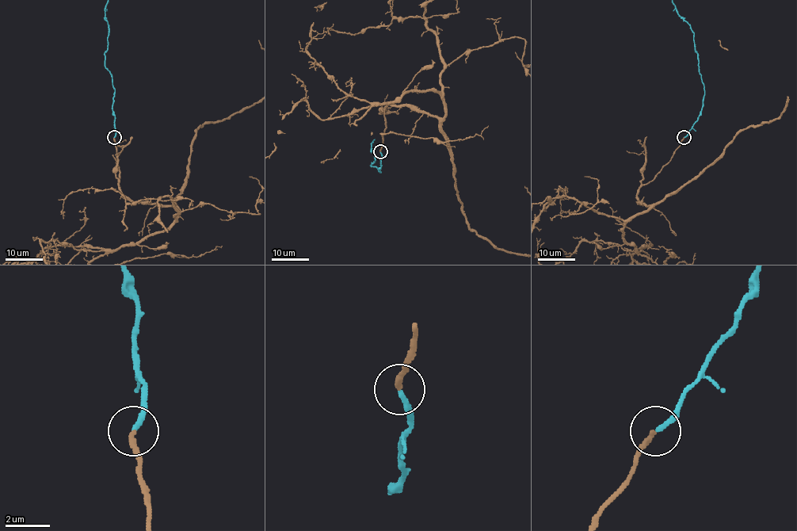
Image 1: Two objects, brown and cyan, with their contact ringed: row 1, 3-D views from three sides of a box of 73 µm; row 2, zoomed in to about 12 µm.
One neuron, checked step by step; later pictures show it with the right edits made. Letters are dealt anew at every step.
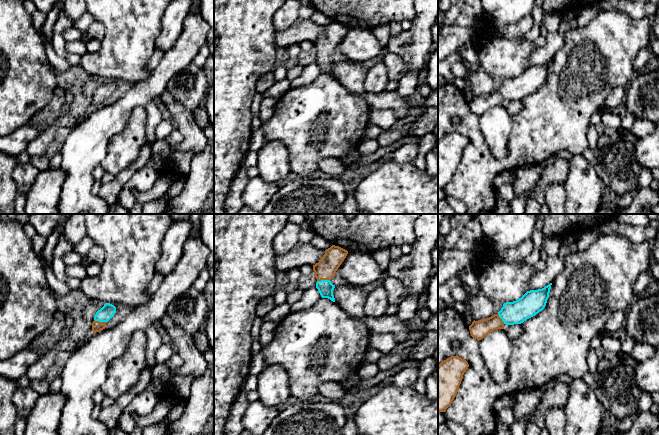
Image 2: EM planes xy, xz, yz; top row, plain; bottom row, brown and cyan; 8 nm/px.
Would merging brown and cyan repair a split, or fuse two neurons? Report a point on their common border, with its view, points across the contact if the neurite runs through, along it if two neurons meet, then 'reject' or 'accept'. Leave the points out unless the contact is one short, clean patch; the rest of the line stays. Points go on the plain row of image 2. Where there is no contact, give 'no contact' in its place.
meets brown in xy at (100, 98); runs through xy (97, 102), (100, 98), (101, 93), (108, 86); accept

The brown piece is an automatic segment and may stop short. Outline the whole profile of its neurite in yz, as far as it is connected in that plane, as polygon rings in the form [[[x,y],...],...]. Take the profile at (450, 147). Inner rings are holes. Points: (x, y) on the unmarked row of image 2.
[[[451,132],[438,141],[438,189],[451,181],[468,143],[468,138],[459,132]]]

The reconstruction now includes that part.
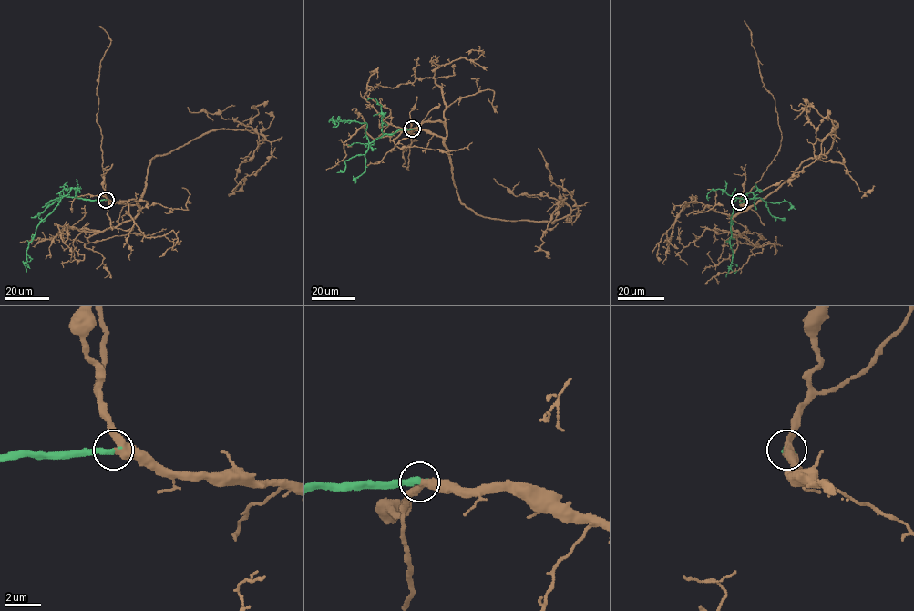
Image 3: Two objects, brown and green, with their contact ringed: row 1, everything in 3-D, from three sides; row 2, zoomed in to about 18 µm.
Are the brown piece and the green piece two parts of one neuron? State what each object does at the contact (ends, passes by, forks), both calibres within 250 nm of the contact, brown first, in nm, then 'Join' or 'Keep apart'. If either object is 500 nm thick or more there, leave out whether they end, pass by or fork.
At the ring brown passes by. At the ring green ends. Thickness 420 nm (brown) against 360 nm. Join

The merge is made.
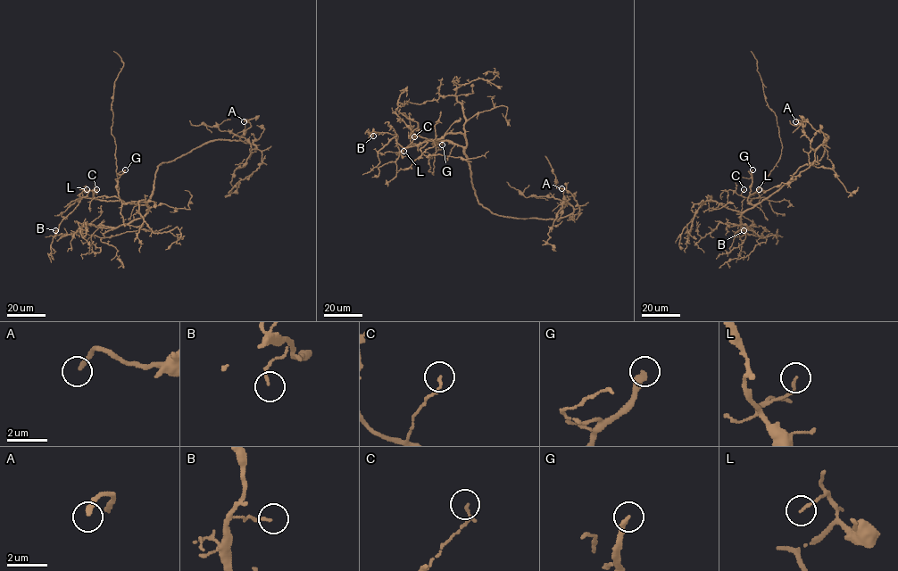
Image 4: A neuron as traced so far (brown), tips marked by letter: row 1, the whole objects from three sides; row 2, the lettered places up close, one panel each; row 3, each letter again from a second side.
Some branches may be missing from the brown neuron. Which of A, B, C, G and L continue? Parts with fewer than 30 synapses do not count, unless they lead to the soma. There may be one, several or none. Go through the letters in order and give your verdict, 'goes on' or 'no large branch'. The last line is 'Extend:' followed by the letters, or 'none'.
A: goes on
B: no large branch
C: no large branch
G: goes on
L: no large branch
Extend: A, G

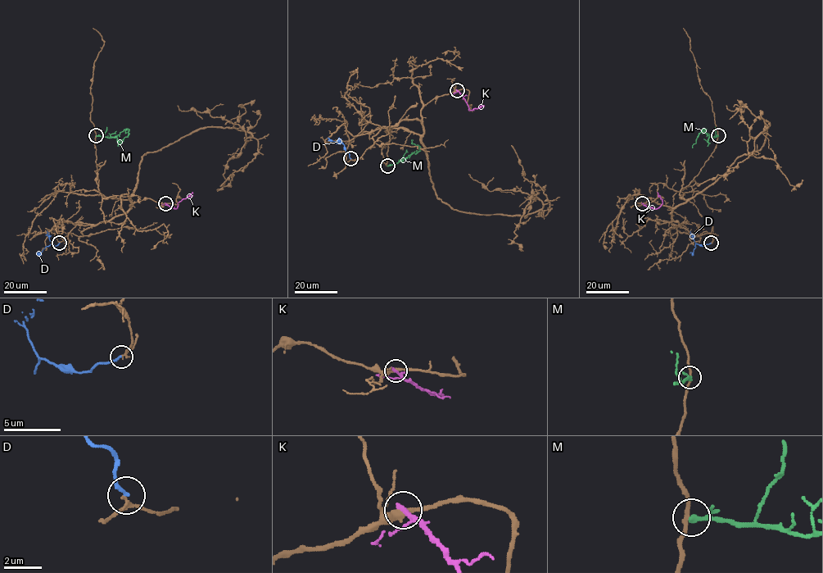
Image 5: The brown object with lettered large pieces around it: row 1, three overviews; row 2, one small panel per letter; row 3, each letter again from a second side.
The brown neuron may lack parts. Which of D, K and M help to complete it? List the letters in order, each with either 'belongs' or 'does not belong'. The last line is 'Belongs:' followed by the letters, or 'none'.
D: does not belong
K: does not belong
M: does not belong
Belongs: none

